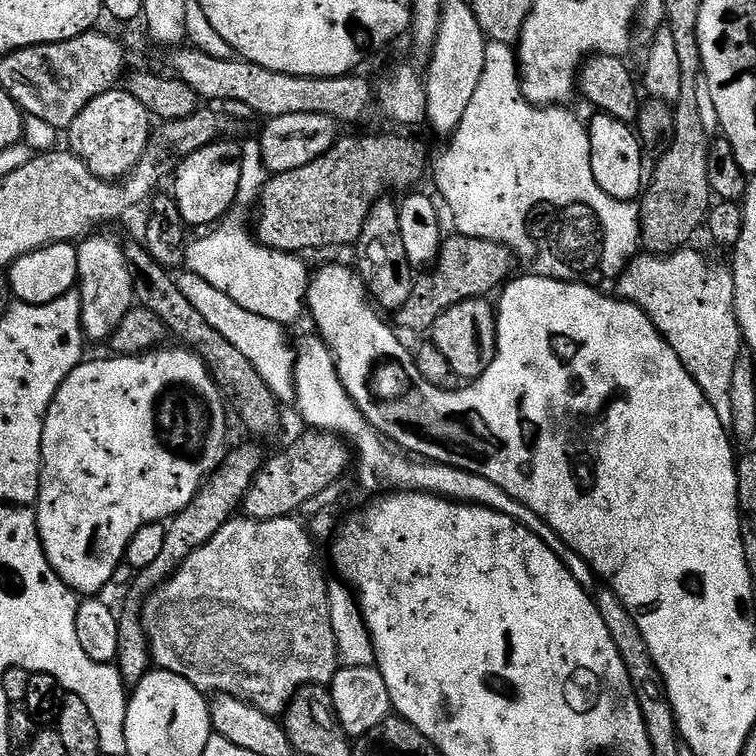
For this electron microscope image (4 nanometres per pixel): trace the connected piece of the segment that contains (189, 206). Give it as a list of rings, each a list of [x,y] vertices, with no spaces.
[[[216,141],[184,159],[176,169],[172,183],[172,195],[187,226],[212,226],[223,219],[236,204],[239,179],[241,178],[241,154],[243,149],[235,141]]]

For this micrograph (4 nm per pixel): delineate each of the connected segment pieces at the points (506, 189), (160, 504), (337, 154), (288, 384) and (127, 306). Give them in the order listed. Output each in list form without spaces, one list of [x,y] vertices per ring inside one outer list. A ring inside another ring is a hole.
[[[485,43],[486,50],[486,66],[482,66],[482,78],[478,78],[478,86],[474,90],[474,99],[470,102],[470,106],[466,106],[466,114],[462,114],[462,122],[458,126],[458,130],[452,133],[448,149],[440,156],[440,161],[435,161],[434,172],[436,168],[436,188],[440,191],[442,199],[448,203],[448,208],[452,211],[452,220],[456,223],[455,231],[462,236],[470,238],[486,238],[490,242],[498,242],[504,244],[510,251],[514,252],[517,257],[532,256],[538,248],[537,241],[527,236],[526,218],[530,210],[539,203],[552,203],[557,206],[567,206],[569,204],[585,204],[590,206],[590,210],[594,210],[594,214],[600,220],[600,231],[604,233],[604,247],[602,249],[602,269],[611,278],[619,278],[624,272],[624,267],[641,251],[640,242],[640,209],[635,203],[626,200],[615,200],[610,198],[610,194],[606,194],[606,190],[602,190],[602,186],[598,186],[598,182],[594,178],[594,170],[592,169],[592,147],[590,146],[590,138],[588,137],[588,129],[585,121],[580,121],[569,109],[564,106],[533,106],[528,103],[528,99],[524,97],[520,90],[520,79],[518,73],[518,56],[514,51],[513,45]]]
[[[176,346],[176,349],[171,352],[166,347],[146,351],[140,355],[113,355],[112,360],[85,359],[62,382],[62,386],[56,391],[48,407],[40,447],[40,493],[36,499],[36,528],[40,531],[40,541],[50,566],[56,571],[62,583],[81,597],[92,598],[100,594],[100,591],[111,582],[112,575],[119,570],[120,564],[122,568],[124,551],[128,548],[130,538],[134,538],[134,534],[138,534],[142,526],[167,522],[182,510],[186,510],[186,506],[194,502],[205,479],[217,472],[229,454],[228,416],[230,420],[230,412],[207,364],[197,352],[190,348]]]
[[[344,136],[337,139],[335,146],[326,150],[322,158],[314,158],[298,170],[275,173],[260,191],[256,212],[254,235],[260,243],[279,252],[305,254],[311,248],[328,248],[331,244],[355,245],[362,234],[362,226],[376,200],[385,195],[387,188],[412,190],[430,168],[424,148],[416,140],[404,136]]]
[[[189,272],[181,273],[177,277],[179,292],[192,306],[205,318],[208,325],[212,326],[218,334],[222,334],[228,342],[231,342],[254,366],[266,386],[270,386],[271,392],[282,404],[290,404],[295,401],[295,369],[296,355],[291,343],[284,334],[285,327],[272,319],[262,319],[250,314],[244,307],[238,306],[232,299],[227,298],[200,275]]]
[[[92,234],[77,247],[78,291],[80,294],[80,324],[89,341],[107,341],[122,322],[128,311],[134,307],[132,282],[134,273],[128,266],[123,247],[115,244],[108,236]]]

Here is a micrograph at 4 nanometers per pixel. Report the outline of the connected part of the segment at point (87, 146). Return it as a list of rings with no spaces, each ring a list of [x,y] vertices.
[[[113,90],[94,98],[78,118],[66,129],[67,147],[80,161],[102,180],[119,182],[134,170],[148,145],[154,127],[153,117],[126,90]]]

